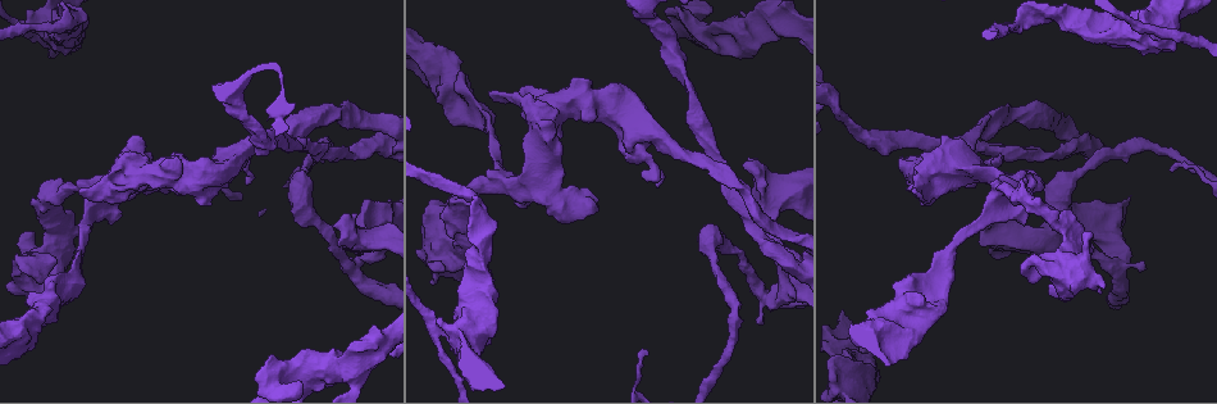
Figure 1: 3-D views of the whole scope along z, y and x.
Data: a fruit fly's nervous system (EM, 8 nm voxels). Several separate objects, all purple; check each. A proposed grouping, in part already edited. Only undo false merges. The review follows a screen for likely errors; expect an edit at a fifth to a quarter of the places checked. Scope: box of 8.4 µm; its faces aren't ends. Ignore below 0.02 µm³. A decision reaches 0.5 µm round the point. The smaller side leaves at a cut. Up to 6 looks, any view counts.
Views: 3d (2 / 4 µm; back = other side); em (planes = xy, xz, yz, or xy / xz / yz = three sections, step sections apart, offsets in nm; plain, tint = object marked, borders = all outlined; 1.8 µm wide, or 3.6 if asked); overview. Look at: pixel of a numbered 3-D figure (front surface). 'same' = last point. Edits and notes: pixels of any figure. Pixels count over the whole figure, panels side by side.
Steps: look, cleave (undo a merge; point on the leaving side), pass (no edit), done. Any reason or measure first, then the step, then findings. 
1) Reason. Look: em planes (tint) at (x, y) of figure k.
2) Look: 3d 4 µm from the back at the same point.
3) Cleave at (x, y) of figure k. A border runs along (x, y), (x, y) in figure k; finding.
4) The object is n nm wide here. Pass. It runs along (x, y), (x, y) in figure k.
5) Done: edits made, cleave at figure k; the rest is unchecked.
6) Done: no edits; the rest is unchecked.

Four-way junction. Look: em yz step 16 (tint) at (984, 129) of figure 1.

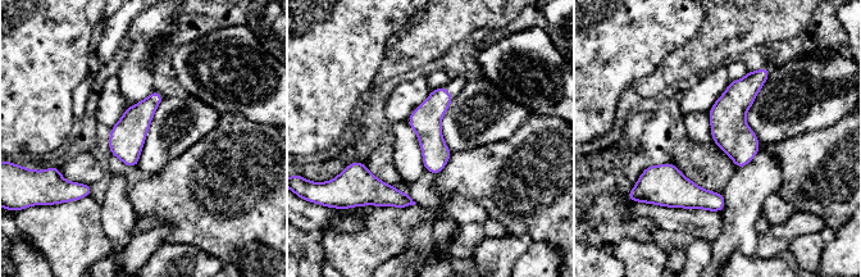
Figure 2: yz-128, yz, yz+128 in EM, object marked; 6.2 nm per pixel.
Another direction. Look: em planes (tint) at the same point.

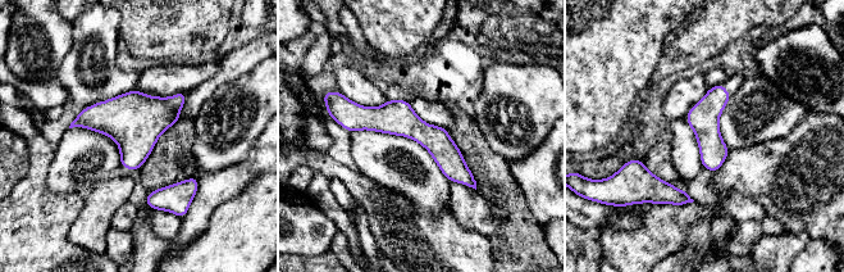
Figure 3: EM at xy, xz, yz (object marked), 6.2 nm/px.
The object is 190 nm wide here. Pass. It runs along (346, 119), (411, 125), (473, 184) in figure 3; one neuron here.

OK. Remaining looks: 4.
Look: 3d 2 µm at (747, 29) of figure 1.

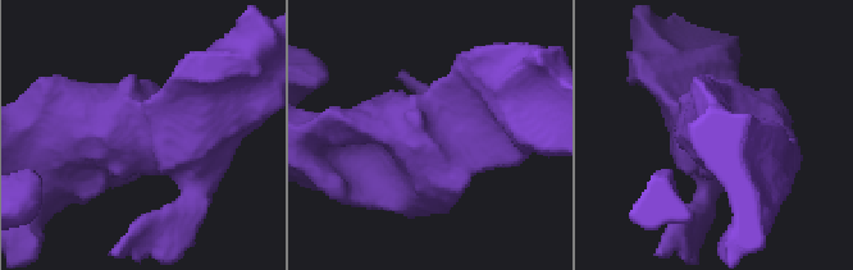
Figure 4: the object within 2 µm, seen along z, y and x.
Look: em xz step 16 (tint) at (433, 127) of figure 4.

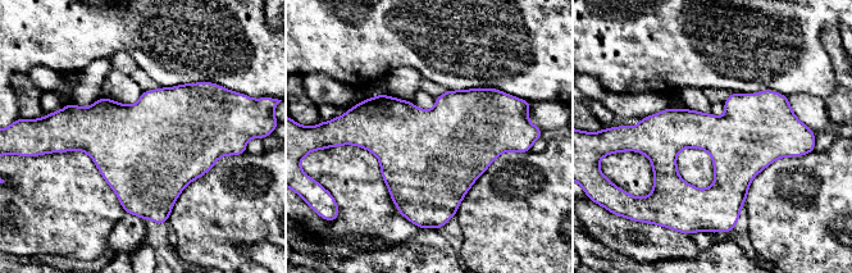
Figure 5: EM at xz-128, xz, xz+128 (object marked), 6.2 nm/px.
Pass. All the same neuron.

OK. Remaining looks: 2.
Done: no edits; the rest is unchecked.

